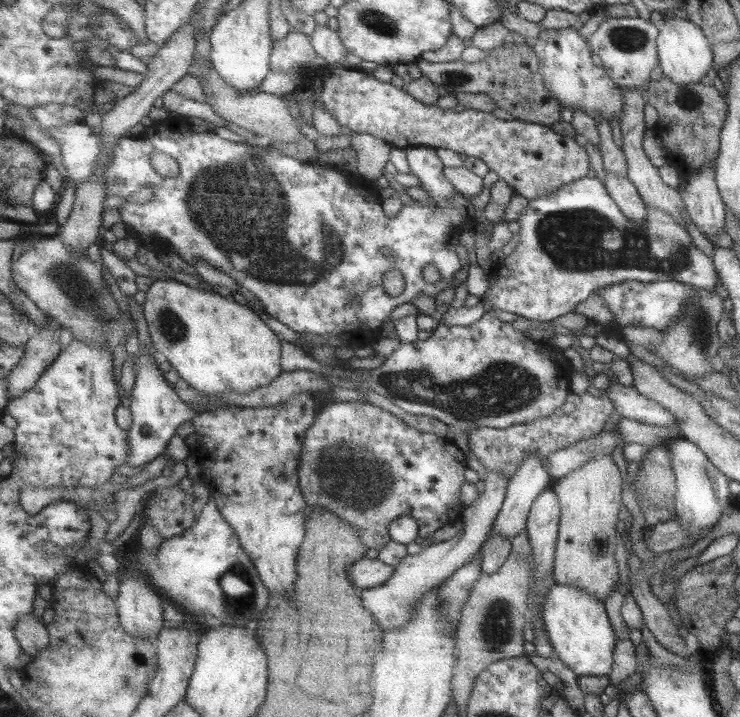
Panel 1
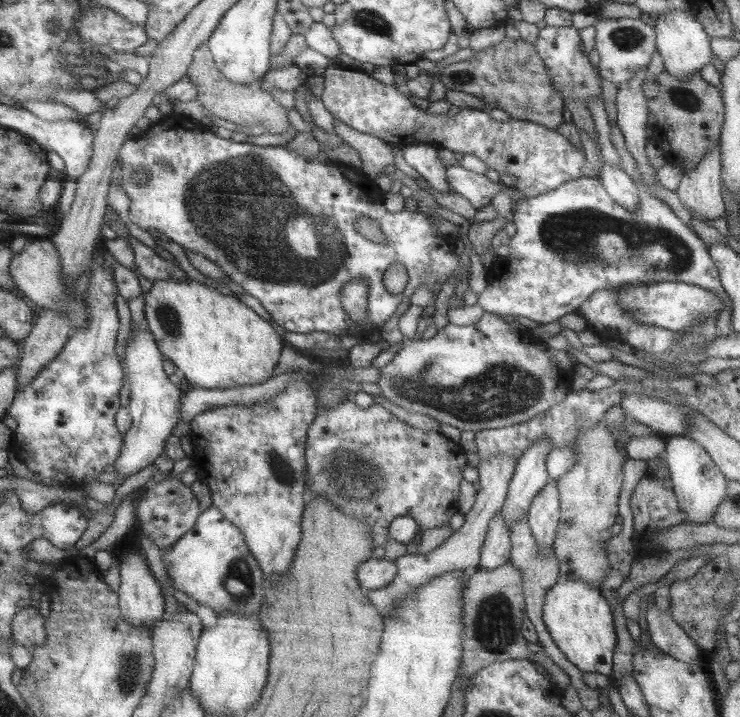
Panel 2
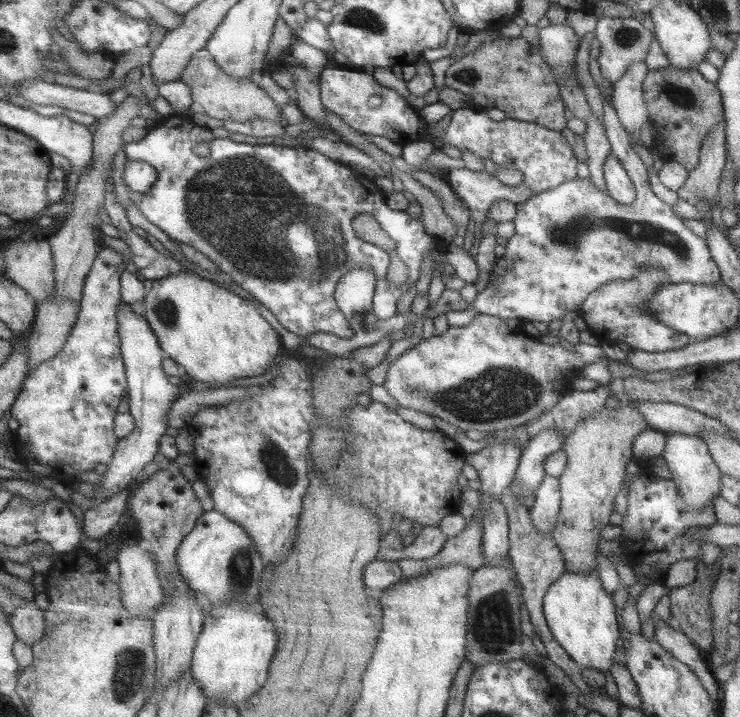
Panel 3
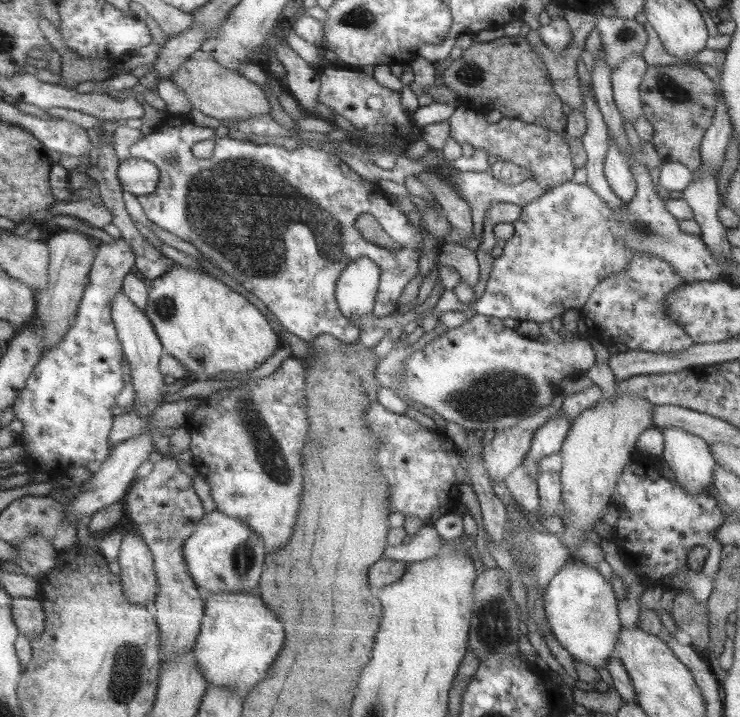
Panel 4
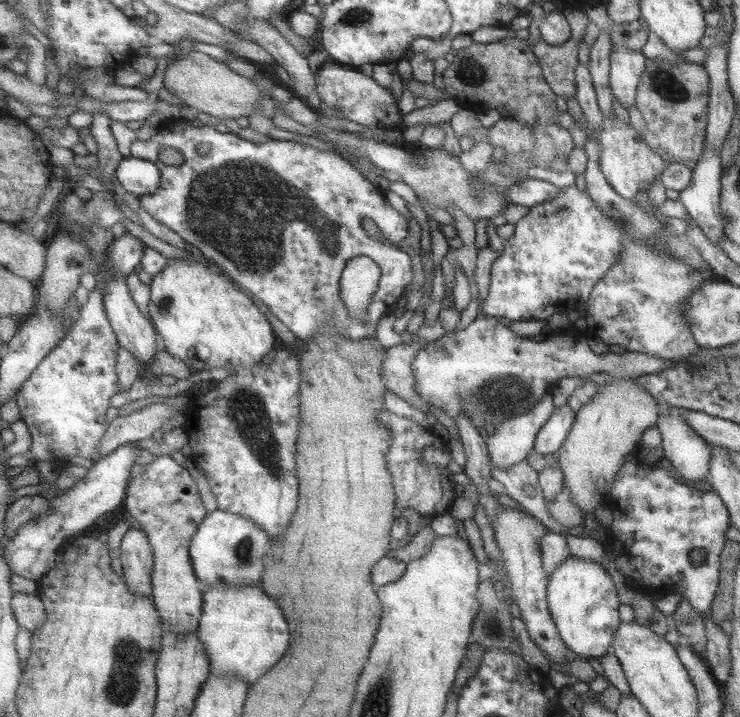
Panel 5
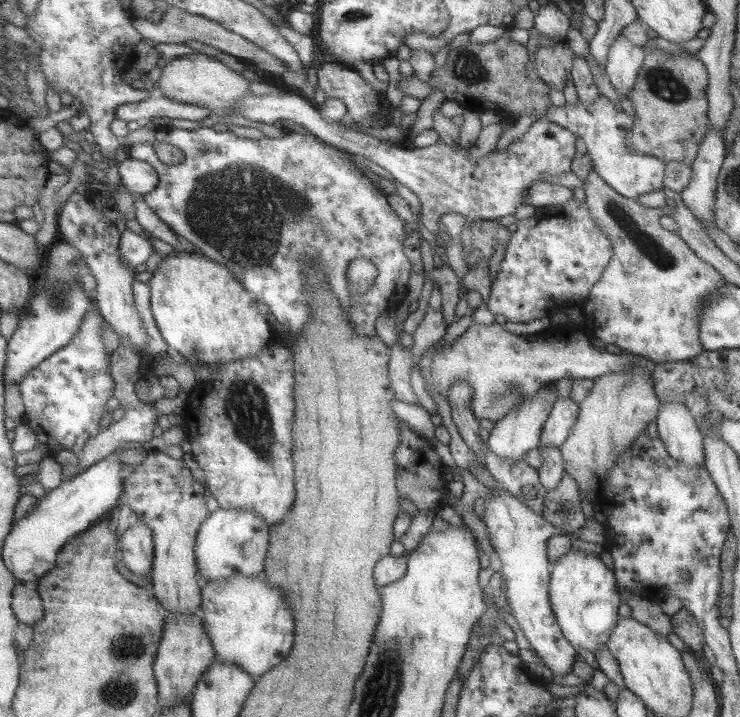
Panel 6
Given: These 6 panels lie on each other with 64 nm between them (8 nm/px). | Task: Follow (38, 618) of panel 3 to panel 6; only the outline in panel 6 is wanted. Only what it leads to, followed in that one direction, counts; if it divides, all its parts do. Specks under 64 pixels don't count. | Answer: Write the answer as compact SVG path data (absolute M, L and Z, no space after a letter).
M29 581L15 587L13 606L20 622L32 628L46 617L46 608L37 581Z

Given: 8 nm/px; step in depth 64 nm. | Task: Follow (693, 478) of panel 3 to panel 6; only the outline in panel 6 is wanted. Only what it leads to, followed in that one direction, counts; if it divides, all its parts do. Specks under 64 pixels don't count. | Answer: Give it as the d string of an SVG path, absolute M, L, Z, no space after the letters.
M661 402L656 432L667 454L687 468L704 467L703 437L690 410L676 402Z

